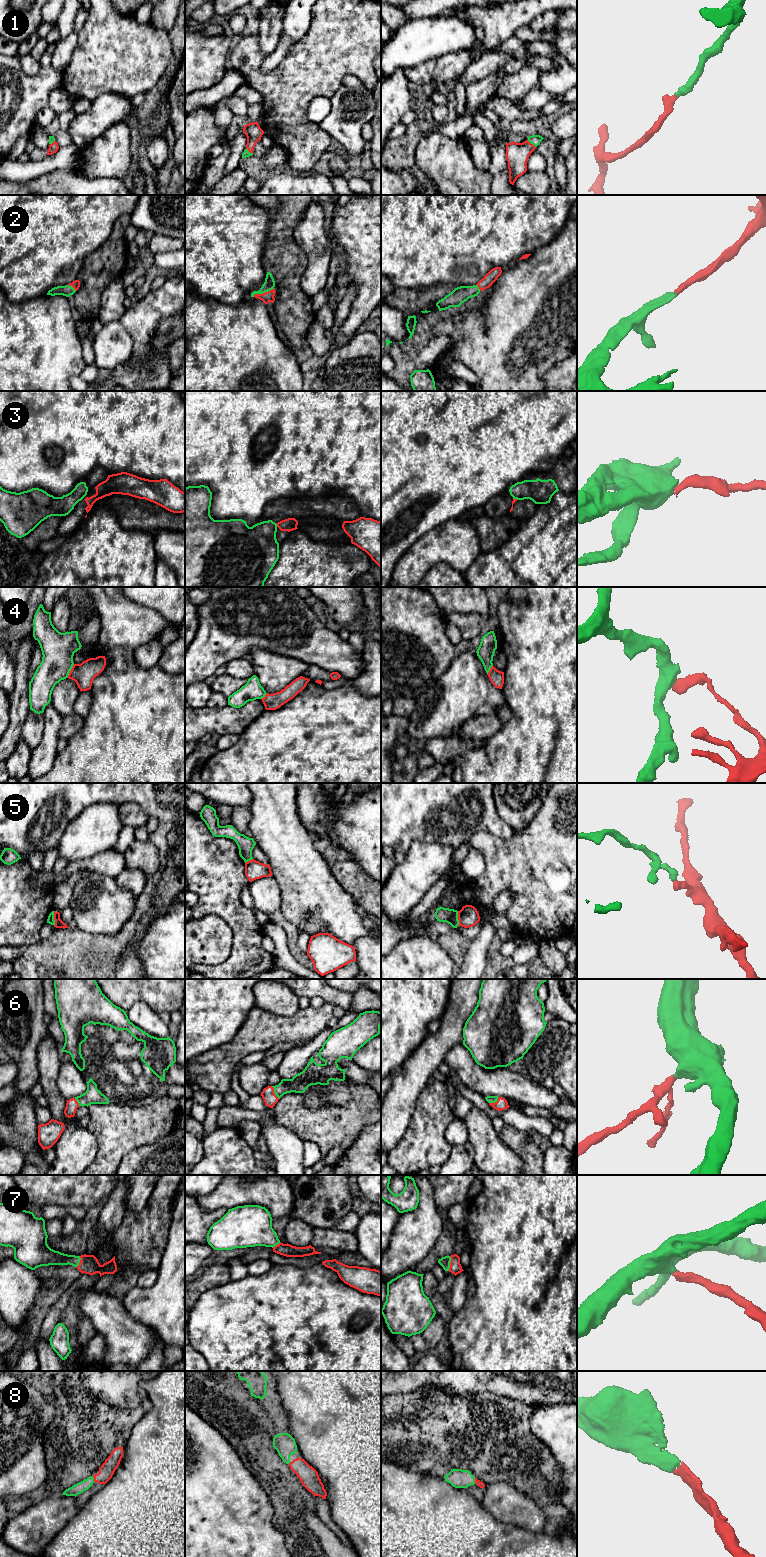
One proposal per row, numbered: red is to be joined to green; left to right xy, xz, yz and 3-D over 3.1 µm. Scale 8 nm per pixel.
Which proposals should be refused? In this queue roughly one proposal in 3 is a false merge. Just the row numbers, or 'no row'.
3, 4, 5

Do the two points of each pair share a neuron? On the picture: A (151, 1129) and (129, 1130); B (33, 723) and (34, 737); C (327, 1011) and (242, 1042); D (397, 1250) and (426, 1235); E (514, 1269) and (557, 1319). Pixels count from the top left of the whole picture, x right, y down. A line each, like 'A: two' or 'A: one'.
A: one
B: one
C: one
D: one
E: one

